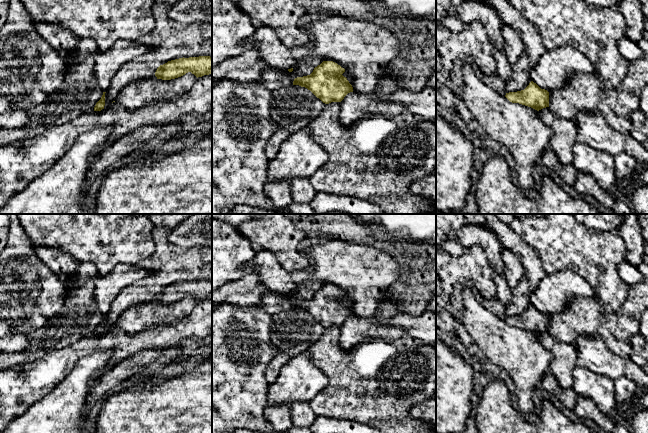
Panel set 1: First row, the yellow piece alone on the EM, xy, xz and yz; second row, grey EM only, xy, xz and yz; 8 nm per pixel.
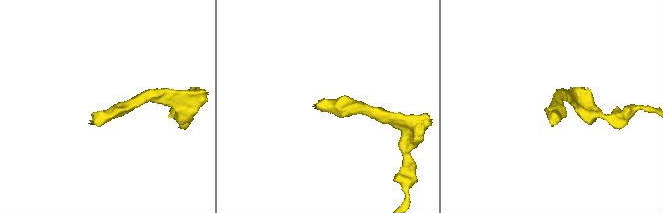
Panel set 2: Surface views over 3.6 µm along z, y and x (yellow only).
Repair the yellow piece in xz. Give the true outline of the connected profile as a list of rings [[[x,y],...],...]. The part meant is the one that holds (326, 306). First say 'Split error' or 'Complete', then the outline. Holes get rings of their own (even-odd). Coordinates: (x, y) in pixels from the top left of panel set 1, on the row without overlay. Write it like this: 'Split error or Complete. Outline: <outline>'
Complete. Outline: [[[323,285],[320,289],[314,292],[310,299],[297,301],[293,305],[293,309],[299,309],[310,314],[323,327],[341,326],[344,321],[353,316],[353,311],[346,301],[342,298],[345,293],[333,285]]]

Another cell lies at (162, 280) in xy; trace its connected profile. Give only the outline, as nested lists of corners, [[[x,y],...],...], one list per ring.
[[[153,227],[155,251],[138,264],[151,274],[118,293],[105,317],[104,333],[116,325],[118,317],[127,308],[154,302],[159,287],[163,289],[183,281],[212,281],[212,265],[201,261],[202,247],[183,248],[171,244],[168,242],[169,233],[167,228]]]

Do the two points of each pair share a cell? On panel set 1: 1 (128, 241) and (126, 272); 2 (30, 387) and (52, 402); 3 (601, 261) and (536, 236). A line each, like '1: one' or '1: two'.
1: two
2: two
3: one

